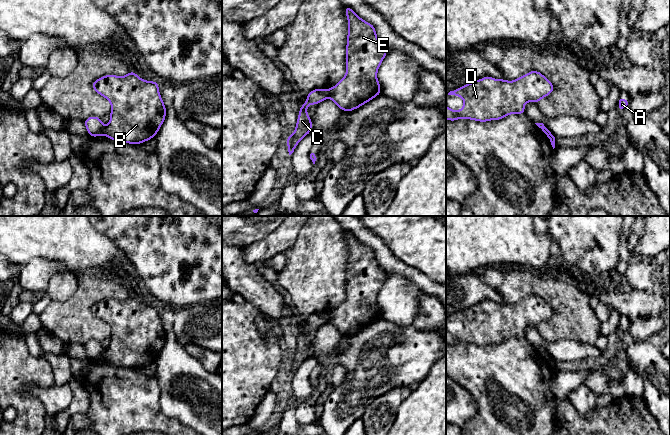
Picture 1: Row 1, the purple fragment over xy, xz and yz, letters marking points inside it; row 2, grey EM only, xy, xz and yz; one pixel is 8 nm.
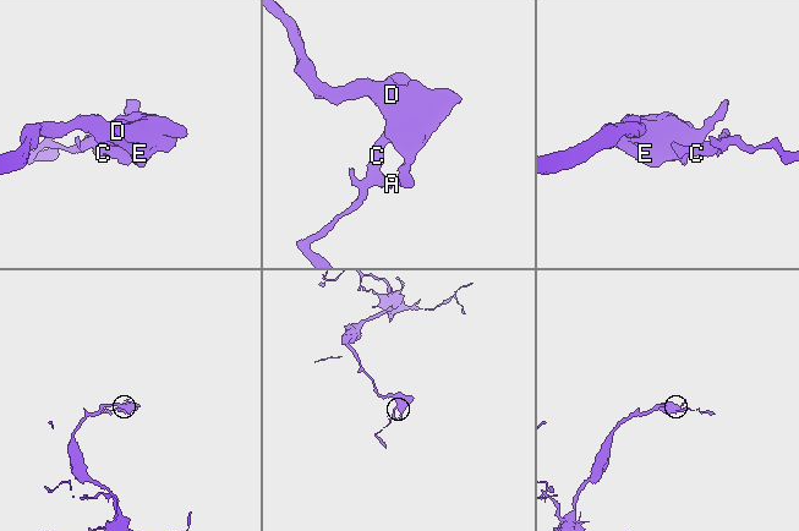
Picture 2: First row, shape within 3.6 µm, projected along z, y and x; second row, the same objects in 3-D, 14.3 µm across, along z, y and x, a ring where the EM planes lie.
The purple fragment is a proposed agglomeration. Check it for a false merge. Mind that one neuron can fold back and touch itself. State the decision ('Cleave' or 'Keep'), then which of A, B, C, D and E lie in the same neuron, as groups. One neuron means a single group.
Cleave. Groups: A C / B D E

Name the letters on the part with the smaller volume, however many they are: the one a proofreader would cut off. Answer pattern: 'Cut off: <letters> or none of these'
Cut off: A, C

